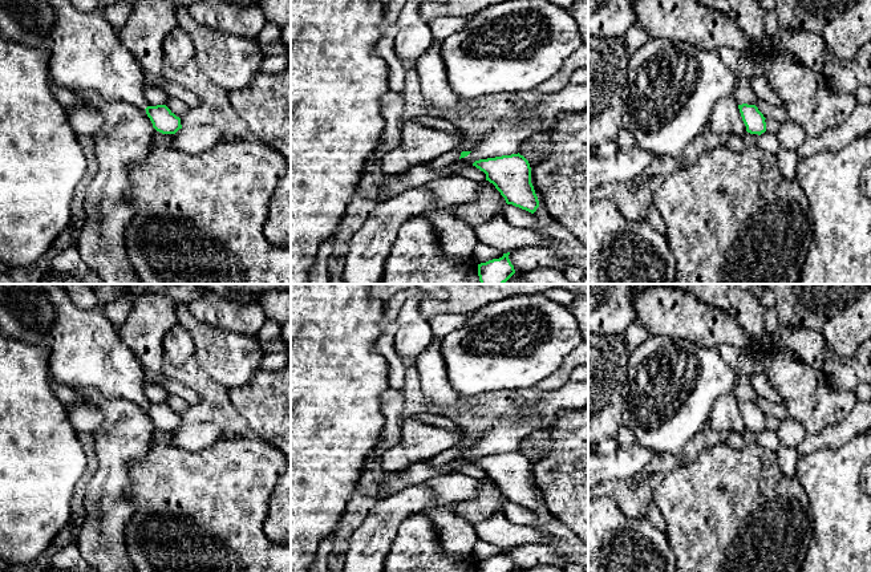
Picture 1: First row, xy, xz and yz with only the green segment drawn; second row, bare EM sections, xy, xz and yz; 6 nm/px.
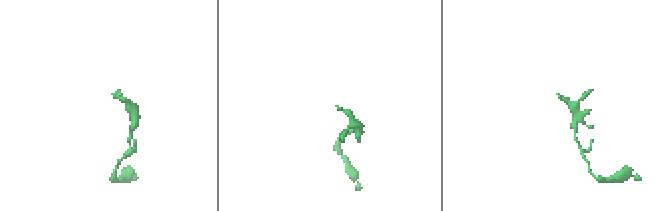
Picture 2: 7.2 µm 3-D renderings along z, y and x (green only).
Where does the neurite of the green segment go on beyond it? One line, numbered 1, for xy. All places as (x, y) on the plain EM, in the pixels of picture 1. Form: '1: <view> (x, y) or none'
1: none

